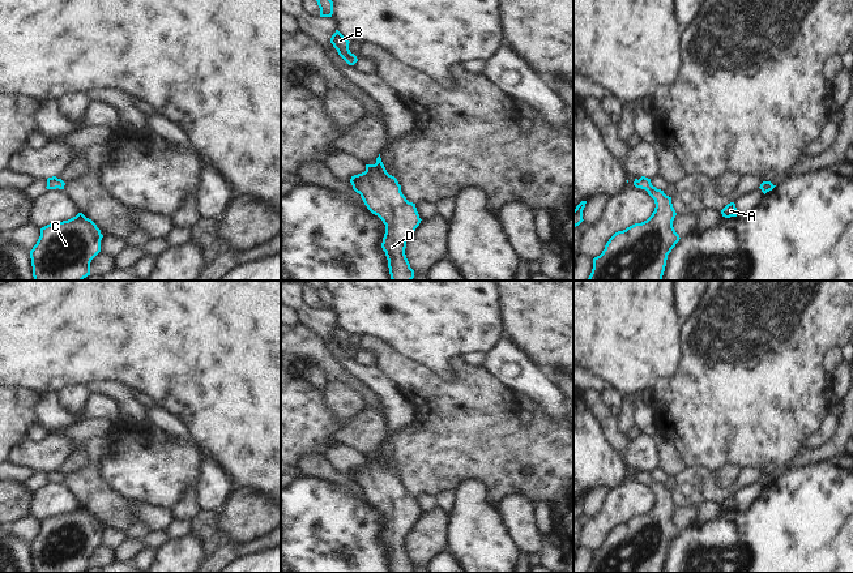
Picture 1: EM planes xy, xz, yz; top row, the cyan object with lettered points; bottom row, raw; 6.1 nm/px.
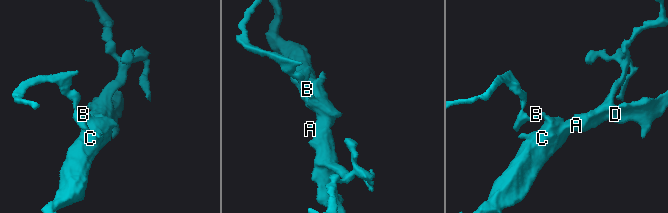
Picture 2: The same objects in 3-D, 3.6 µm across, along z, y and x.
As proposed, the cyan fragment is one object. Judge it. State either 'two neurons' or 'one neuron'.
one neuron

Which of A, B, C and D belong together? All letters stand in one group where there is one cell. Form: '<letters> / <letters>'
A B C D

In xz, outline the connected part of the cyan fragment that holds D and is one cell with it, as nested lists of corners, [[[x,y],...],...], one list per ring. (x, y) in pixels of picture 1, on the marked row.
[[[380,154],[375,164],[366,164],[366,171],[351,176],[350,183],[367,209],[385,225],[381,248],[388,260],[391,279],[411,281],[414,270],[406,258],[405,248],[422,221],[415,204],[402,194],[401,185],[387,172]]]

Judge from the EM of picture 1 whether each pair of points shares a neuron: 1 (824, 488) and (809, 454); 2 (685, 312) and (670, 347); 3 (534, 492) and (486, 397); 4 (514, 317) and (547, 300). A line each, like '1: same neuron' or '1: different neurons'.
1: different neurons
2: different neurons
3: same neuron
4: same neuron

